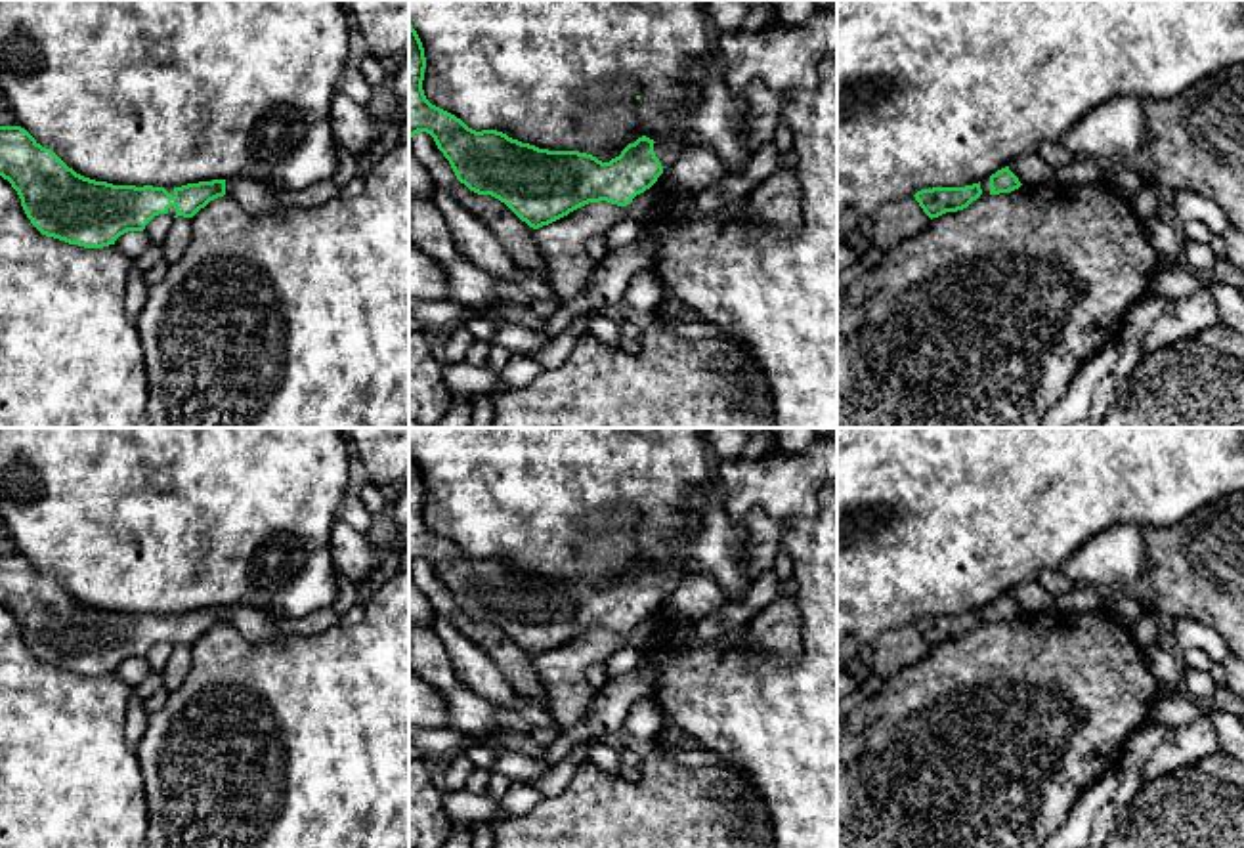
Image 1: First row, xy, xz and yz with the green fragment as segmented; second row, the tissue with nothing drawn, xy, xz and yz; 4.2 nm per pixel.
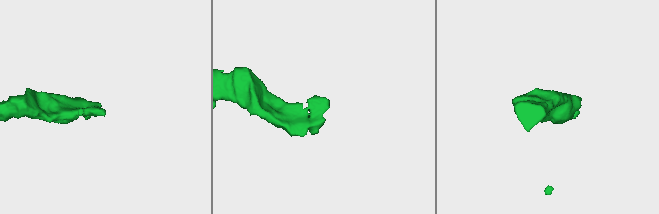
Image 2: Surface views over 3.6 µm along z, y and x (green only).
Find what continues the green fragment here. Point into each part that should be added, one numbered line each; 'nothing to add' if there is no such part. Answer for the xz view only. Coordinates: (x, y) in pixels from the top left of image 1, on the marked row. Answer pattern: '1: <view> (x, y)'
1: xz (667, 151)

